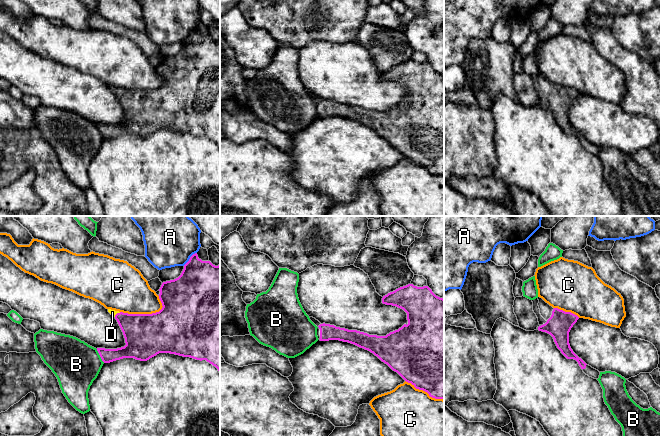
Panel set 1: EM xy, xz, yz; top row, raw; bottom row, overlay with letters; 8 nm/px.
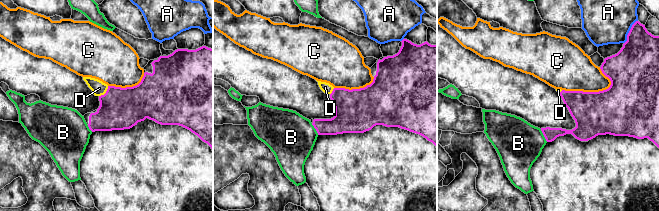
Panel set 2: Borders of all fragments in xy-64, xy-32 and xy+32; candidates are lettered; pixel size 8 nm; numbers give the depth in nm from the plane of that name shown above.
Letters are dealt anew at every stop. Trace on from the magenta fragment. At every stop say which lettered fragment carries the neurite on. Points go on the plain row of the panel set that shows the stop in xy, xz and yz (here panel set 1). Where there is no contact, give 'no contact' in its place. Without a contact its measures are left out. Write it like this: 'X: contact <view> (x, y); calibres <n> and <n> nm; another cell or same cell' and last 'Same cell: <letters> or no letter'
A: contact xy (190, 34); calibres 400 and 360 nm; another cell
B: contact xy (100, 132); calibres 120 and 380 nm; another cell
C: contact xy (141, 90); calibres 360 and 360 nm; another cell
D: contact xy (117, 89); calibres 280 and 50 nm; same cell
Same cell: D

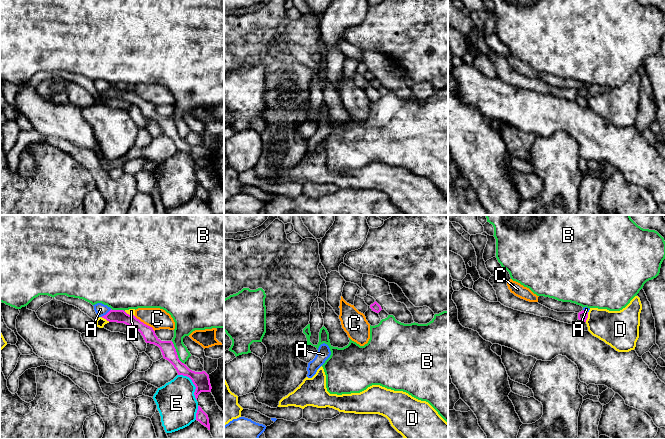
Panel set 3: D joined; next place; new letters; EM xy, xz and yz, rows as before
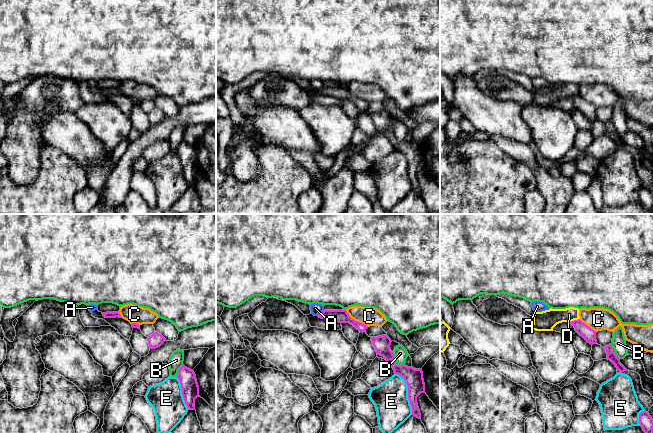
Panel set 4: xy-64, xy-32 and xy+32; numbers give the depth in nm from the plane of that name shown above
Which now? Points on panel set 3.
A: contact xy (107, 89); calibres 110 and 90 nm; another cell
B: contact xy (176, 129); calibres 120 and 170 nm; another cell
C: contact xy (145, 100); calibres 110 and 170 nm; another cell
D: contact yz (587, 93); calibres 80 and 280 nm; another cell
E: contact xy (193, 159); calibres 130 and 320 nm; another cell
Same cell: no letter

